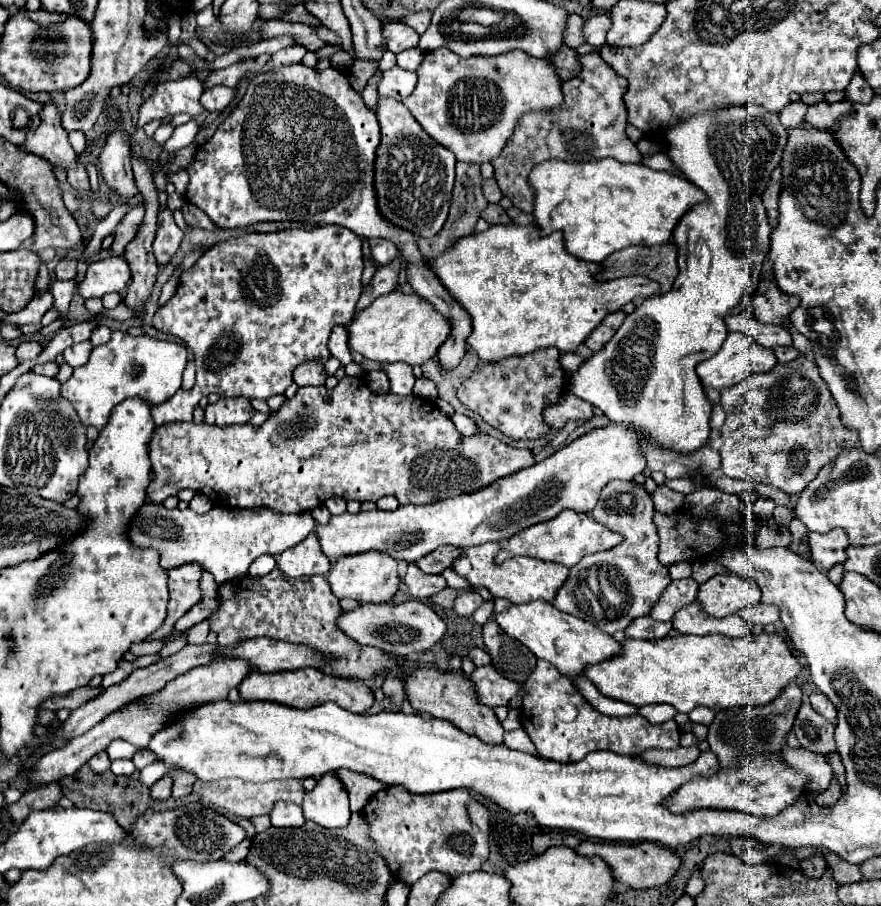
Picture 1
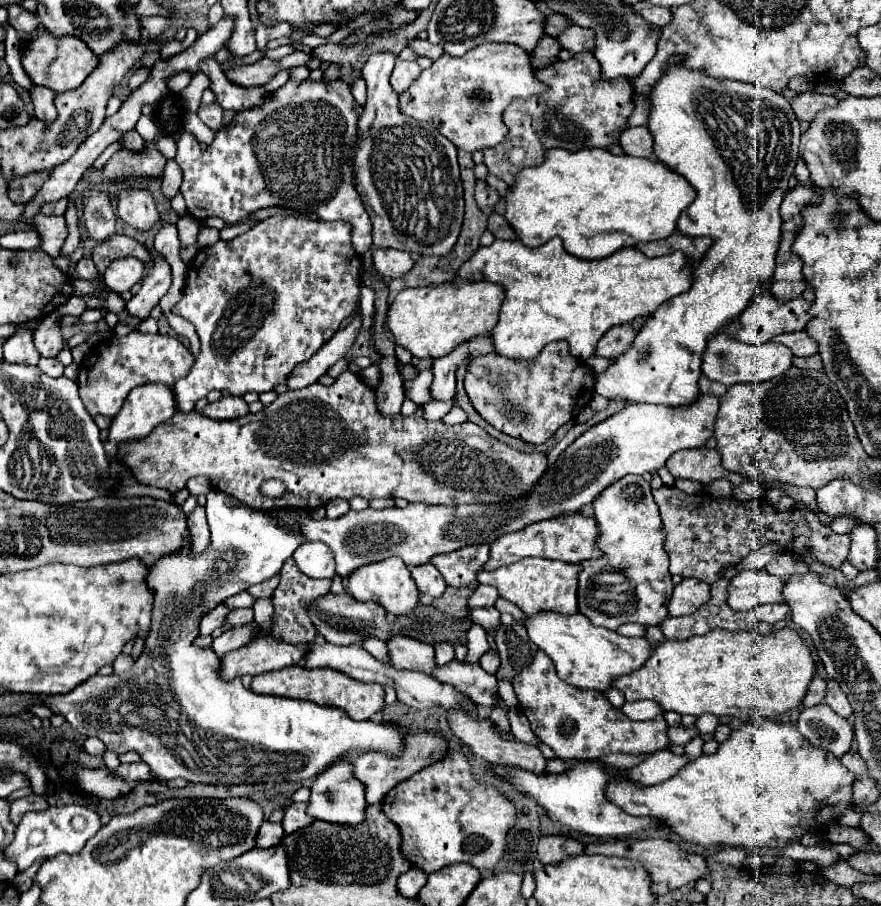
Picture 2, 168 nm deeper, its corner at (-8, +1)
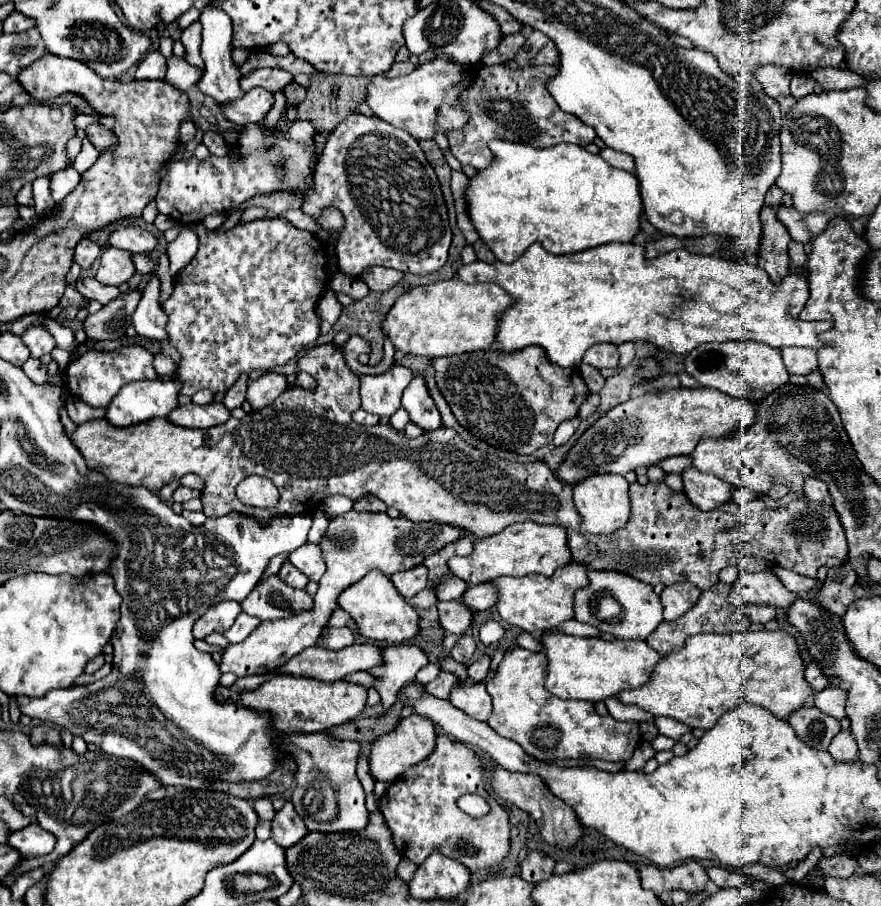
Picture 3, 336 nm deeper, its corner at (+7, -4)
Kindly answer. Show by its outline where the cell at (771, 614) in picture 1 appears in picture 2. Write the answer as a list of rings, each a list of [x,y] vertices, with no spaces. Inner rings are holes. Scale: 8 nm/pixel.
[[[770,603],[770,605],[760,605],[754,609],[756,619],[764,621],[764,623],[778,623],[782,619],[786,619],[790,607],[786,603]]]

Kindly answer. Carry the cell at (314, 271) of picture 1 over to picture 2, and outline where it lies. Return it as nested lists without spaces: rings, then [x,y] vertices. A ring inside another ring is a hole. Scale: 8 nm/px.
[[[276,215],[276,217],[270,217],[266,221],[256,223],[248,233],[242,233],[242,235],[234,237],[232,241],[218,241],[218,243],[214,243],[210,247],[200,249],[196,253],[196,257],[188,265],[186,287],[184,287],[180,303],[174,307],[174,313],[178,313],[180,317],[188,319],[196,327],[196,333],[198,333],[200,341],[202,341],[202,353],[196,357],[188,377],[182,377],[174,385],[176,411],[180,411],[180,413],[194,411],[196,401],[206,397],[212,389],[230,391],[230,395],[246,395],[250,391],[266,393],[266,391],[274,391],[278,385],[286,385],[292,369],[300,361],[310,359],[328,339],[332,339],[332,335],[338,331],[340,323],[344,319],[348,319],[352,313],[358,311],[358,307],[360,307],[360,283],[362,283],[362,257],[354,251],[352,225],[346,223],[346,221],[330,221],[328,223],[328,221],[306,221],[306,219],[298,219],[298,217]]]

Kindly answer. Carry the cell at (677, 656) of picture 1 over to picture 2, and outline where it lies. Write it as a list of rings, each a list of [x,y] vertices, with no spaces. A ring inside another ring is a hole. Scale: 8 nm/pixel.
[[[788,627],[772,633],[756,633],[756,631],[740,631],[730,633],[724,629],[714,629],[706,635],[694,635],[684,641],[664,641],[658,643],[650,655],[650,659],[630,675],[618,677],[612,687],[620,689],[626,701],[654,699],[664,705],[664,711],[676,711],[680,715],[732,715],[746,717],[750,713],[758,713],[762,717],[776,717],[790,709],[796,709],[802,703],[808,683],[814,677],[814,661],[810,649],[804,645],[800,635]]]

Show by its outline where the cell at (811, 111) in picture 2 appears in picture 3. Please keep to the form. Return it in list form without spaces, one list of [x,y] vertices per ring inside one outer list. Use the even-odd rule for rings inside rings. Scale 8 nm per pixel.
[[[767,64],[767,66],[755,68],[751,74],[759,80],[765,94],[775,98],[781,104],[783,114],[787,114],[787,110],[793,106],[793,102],[797,102],[797,98],[793,98],[789,92],[789,82],[793,78],[793,72],[789,68]]]

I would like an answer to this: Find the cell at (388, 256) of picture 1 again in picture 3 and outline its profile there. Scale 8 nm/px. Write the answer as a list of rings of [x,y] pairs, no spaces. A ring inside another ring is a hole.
[[[379,266],[379,268],[369,268],[369,272],[365,272],[365,276],[361,276],[361,280],[369,286],[369,290],[385,292],[403,280],[403,272],[397,272],[391,268],[387,270],[387,268]]]

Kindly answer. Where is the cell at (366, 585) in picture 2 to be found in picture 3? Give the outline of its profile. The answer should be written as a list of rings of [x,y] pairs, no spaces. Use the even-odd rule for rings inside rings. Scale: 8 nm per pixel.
[[[369,572],[353,584],[353,588],[347,588],[339,596],[339,606],[355,620],[361,636],[369,640],[401,644],[419,634],[419,614],[403,596],[399,596],[397,588],[393,588],[393,582],[383,572]]]

